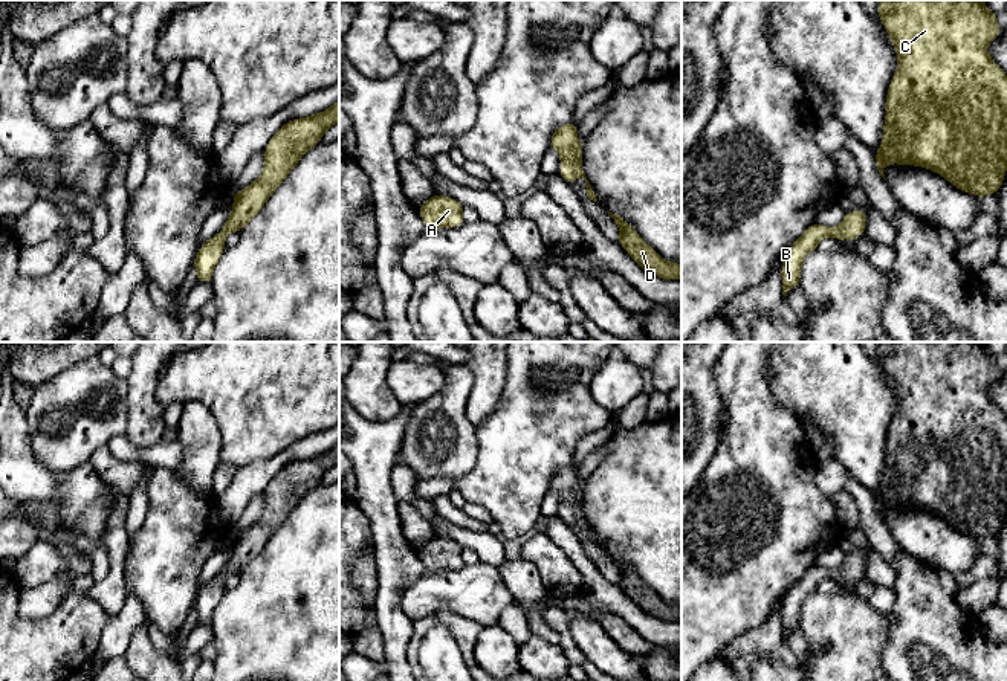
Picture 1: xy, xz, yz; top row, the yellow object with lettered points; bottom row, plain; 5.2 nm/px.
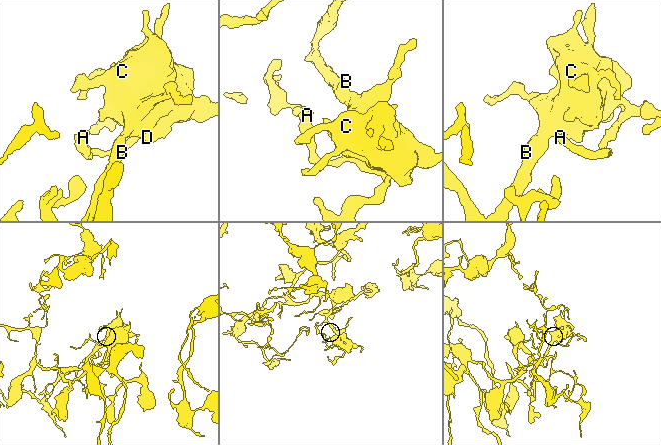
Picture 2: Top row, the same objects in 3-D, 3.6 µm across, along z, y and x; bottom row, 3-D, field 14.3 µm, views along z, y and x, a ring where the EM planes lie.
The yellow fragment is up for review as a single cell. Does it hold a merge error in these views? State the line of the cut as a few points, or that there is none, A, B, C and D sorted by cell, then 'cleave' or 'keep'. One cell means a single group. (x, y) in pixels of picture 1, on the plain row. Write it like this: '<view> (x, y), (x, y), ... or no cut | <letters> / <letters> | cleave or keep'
no cut | A B C D | keep

